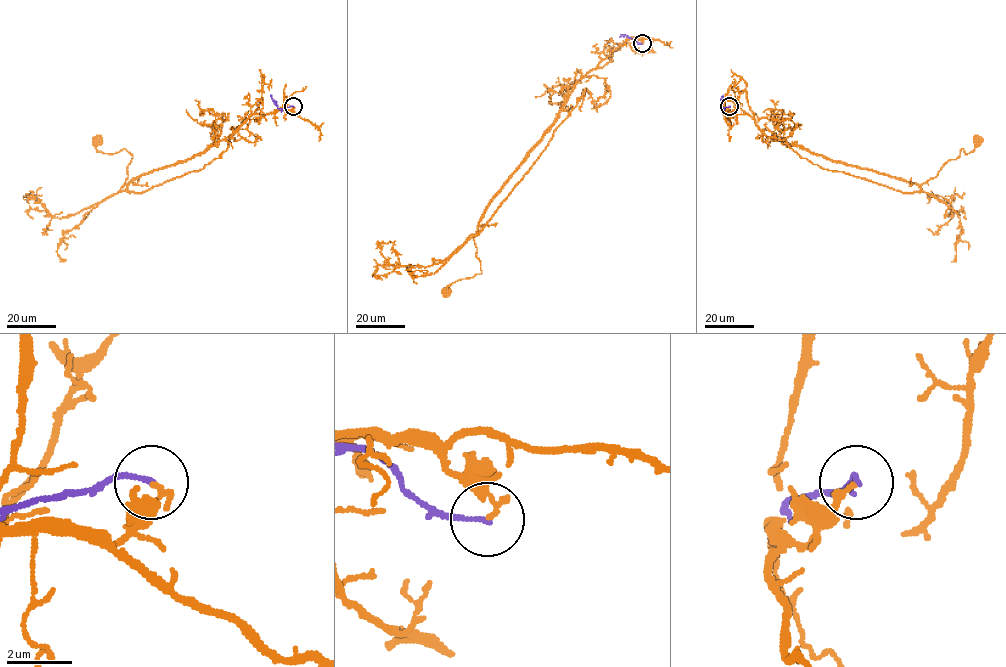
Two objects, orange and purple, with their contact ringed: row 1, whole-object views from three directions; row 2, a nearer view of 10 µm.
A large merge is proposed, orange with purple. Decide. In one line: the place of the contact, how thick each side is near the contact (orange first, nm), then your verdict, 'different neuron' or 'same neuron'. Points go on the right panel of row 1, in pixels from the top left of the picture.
(729, 106) | 150/140 nm | different neuron

